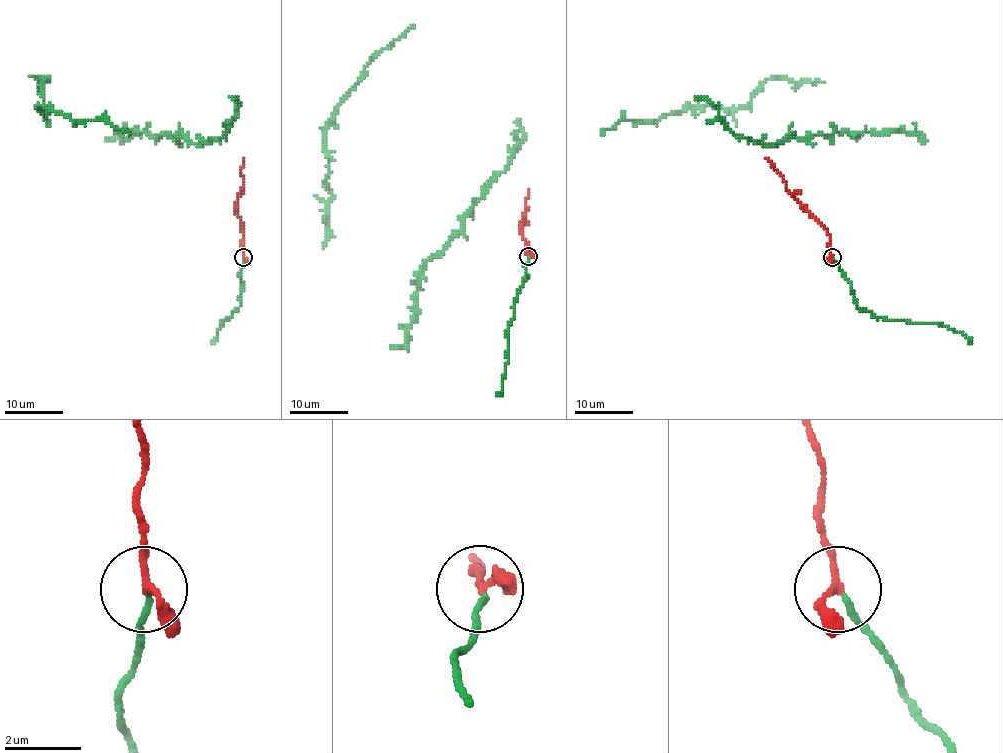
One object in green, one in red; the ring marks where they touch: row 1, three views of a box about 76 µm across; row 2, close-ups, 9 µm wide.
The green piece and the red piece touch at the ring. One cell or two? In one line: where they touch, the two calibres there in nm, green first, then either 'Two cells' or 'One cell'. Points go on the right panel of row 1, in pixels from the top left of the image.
Place: (832, 257). Thickness 140 nm (green) against 170 nm. One cell

